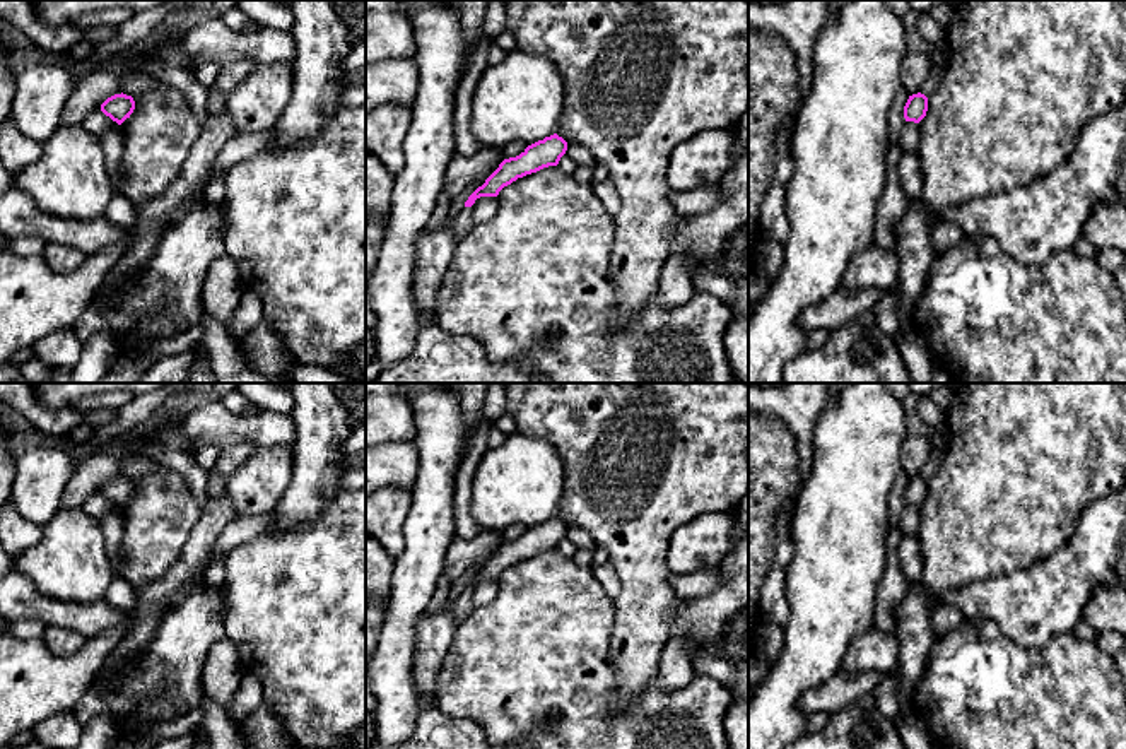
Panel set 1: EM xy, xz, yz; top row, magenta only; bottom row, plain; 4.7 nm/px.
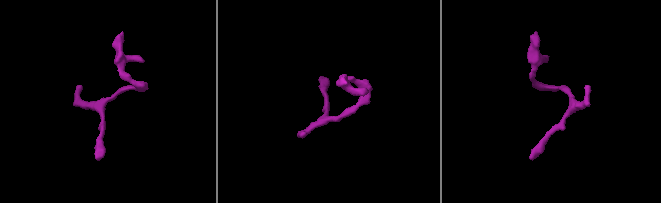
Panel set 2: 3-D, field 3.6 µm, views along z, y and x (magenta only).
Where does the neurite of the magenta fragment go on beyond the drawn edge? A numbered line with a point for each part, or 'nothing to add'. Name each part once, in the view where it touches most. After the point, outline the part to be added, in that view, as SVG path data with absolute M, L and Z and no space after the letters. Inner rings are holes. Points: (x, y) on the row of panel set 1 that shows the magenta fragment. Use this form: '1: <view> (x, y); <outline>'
1: xz (462, 224); M463 207L461 212L451 221L451 229L456 245L470 233L473 227L472 222L472 207Z

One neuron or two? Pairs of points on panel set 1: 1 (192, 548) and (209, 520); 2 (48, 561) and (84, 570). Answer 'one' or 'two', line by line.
1: one
2: one

